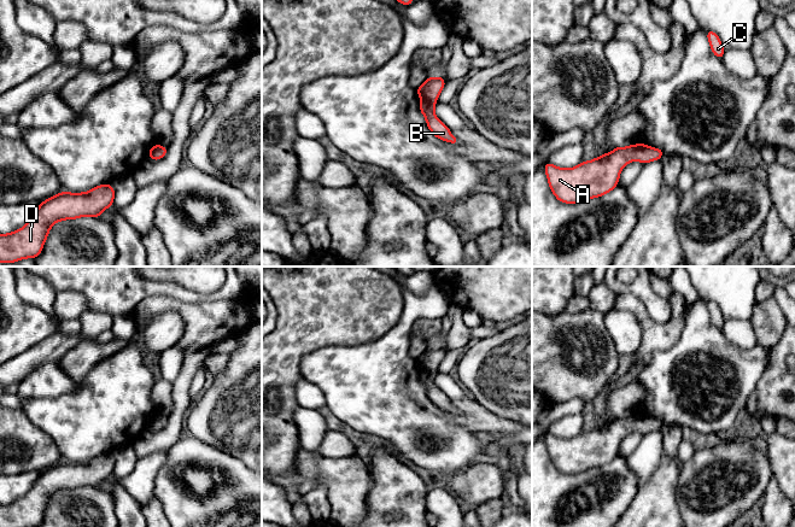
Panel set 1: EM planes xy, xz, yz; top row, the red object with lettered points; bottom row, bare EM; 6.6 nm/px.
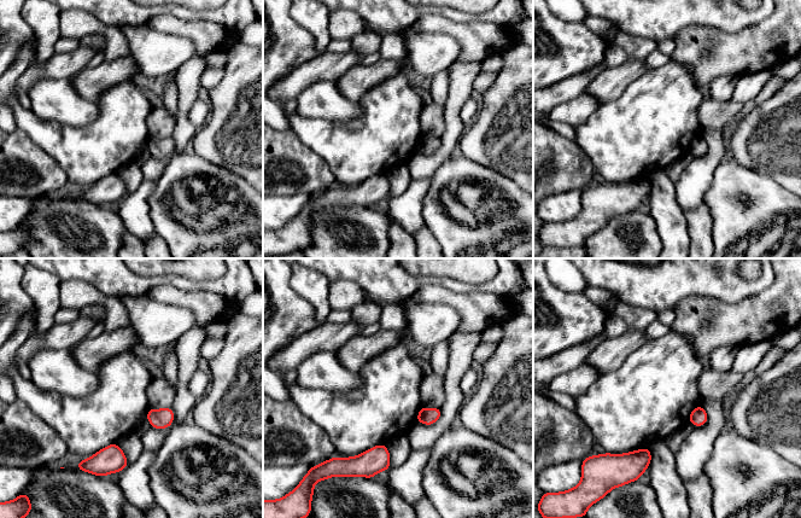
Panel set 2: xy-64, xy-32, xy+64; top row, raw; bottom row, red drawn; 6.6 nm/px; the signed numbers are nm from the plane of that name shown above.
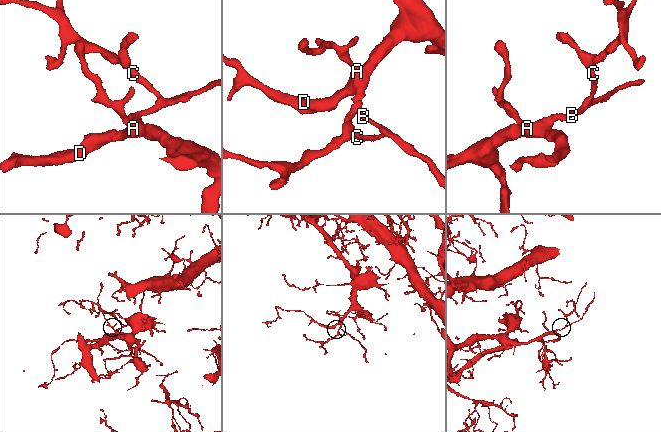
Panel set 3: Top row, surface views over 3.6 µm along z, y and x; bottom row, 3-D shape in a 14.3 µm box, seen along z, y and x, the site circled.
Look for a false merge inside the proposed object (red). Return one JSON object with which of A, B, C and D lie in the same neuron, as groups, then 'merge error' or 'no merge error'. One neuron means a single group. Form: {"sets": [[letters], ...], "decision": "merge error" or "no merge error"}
{"sets": [["A", "B", "C", "D"]], "decision": "no merge error"}

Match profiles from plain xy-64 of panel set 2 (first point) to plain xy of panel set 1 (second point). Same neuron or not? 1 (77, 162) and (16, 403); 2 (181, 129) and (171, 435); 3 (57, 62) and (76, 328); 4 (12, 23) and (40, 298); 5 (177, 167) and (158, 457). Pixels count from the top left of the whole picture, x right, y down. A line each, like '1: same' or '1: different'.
1: different
2: same
3: different
4: different
5: different

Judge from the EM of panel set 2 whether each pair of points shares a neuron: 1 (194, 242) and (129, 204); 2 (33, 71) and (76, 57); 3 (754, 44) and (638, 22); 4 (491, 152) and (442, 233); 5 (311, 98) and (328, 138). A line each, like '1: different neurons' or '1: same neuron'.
1: different neurons
2: same neuron
3: different neurons
4: different neurons
5: different neurons

